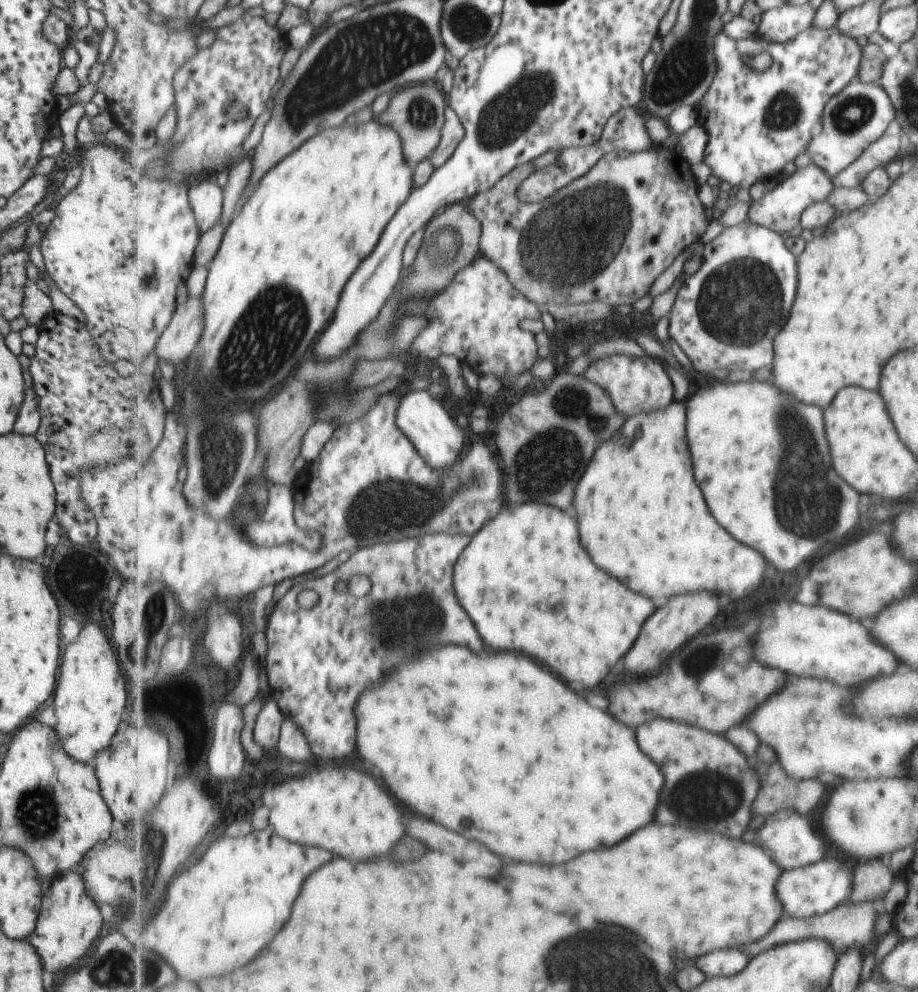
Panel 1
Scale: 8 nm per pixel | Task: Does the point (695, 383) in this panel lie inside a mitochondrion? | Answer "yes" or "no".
no

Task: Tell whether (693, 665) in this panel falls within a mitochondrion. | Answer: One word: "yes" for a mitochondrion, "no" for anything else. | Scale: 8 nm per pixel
yes

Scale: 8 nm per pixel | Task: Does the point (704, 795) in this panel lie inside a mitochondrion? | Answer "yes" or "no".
yes

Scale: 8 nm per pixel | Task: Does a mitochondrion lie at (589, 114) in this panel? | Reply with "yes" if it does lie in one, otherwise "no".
no

